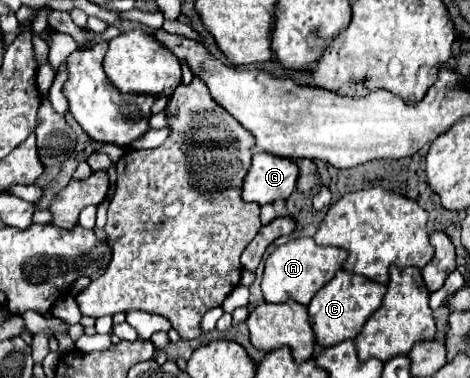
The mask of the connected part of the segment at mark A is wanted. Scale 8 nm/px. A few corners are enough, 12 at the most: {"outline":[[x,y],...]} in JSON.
{"outline":[[297,238],[265,260],[267,302],[309,304],[343,248]]}

